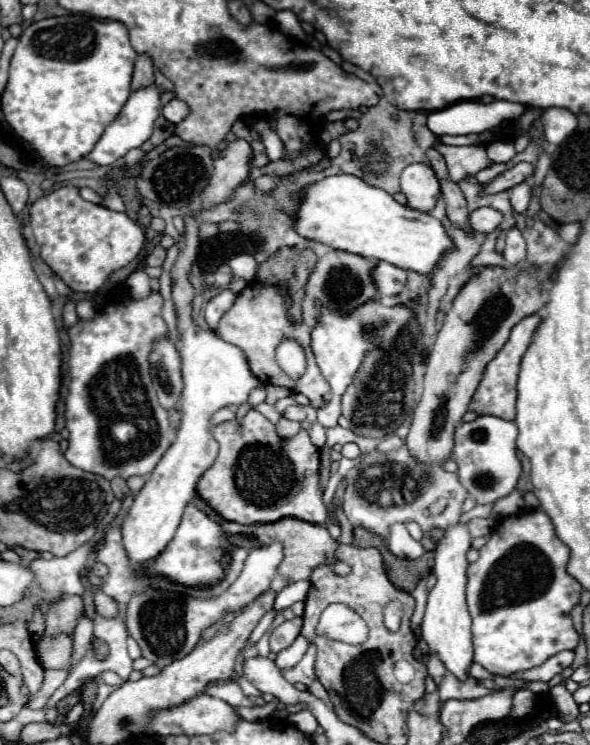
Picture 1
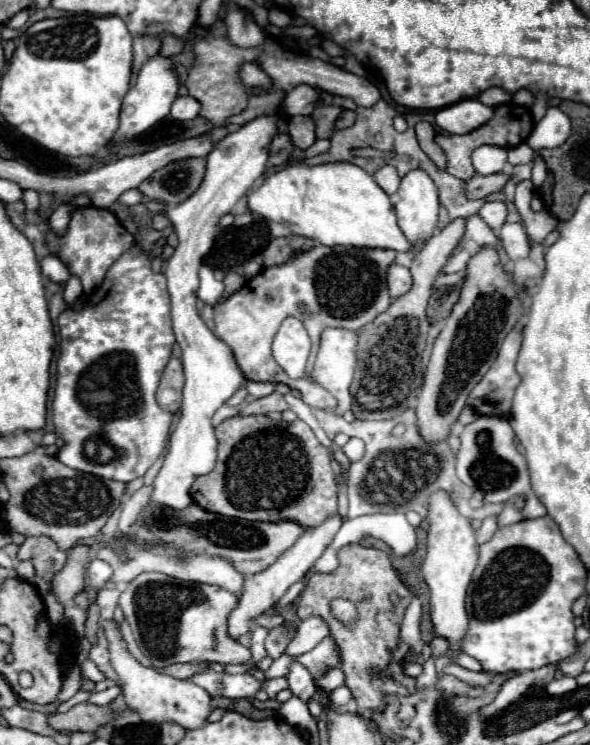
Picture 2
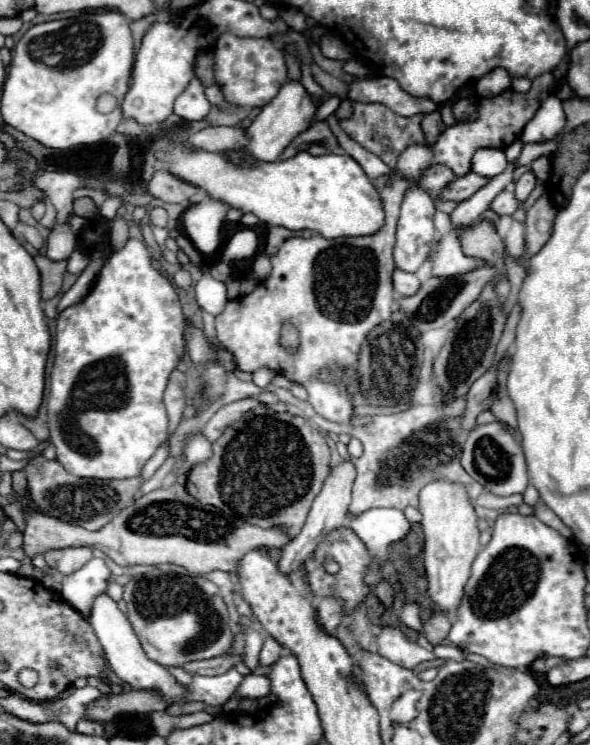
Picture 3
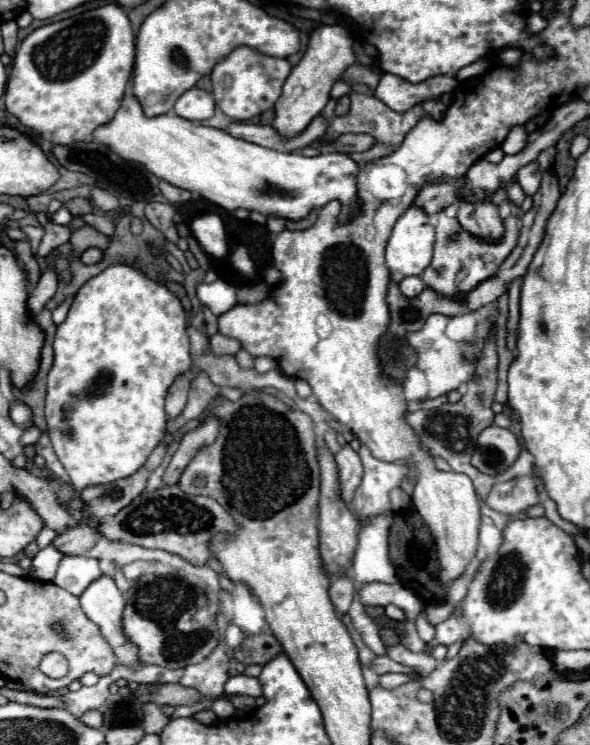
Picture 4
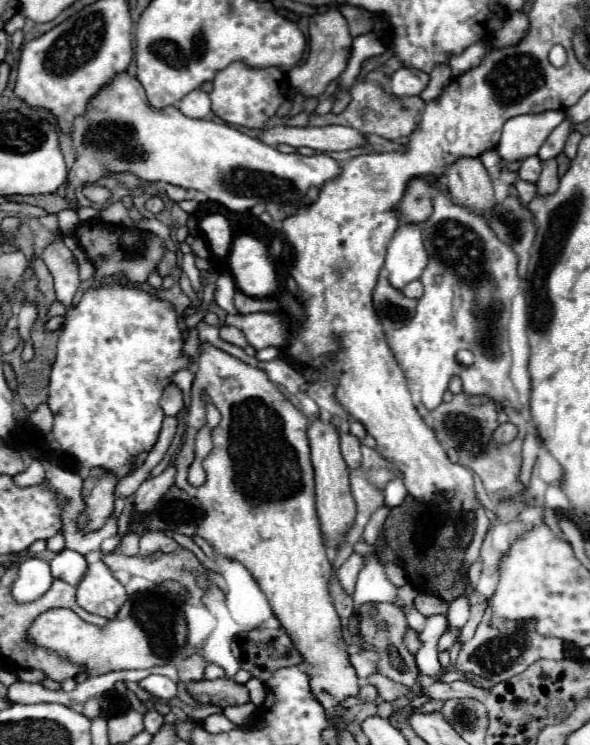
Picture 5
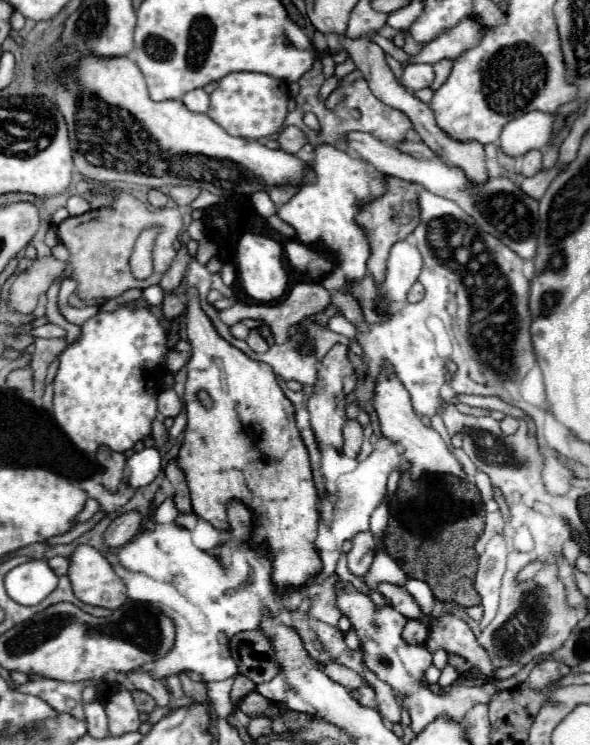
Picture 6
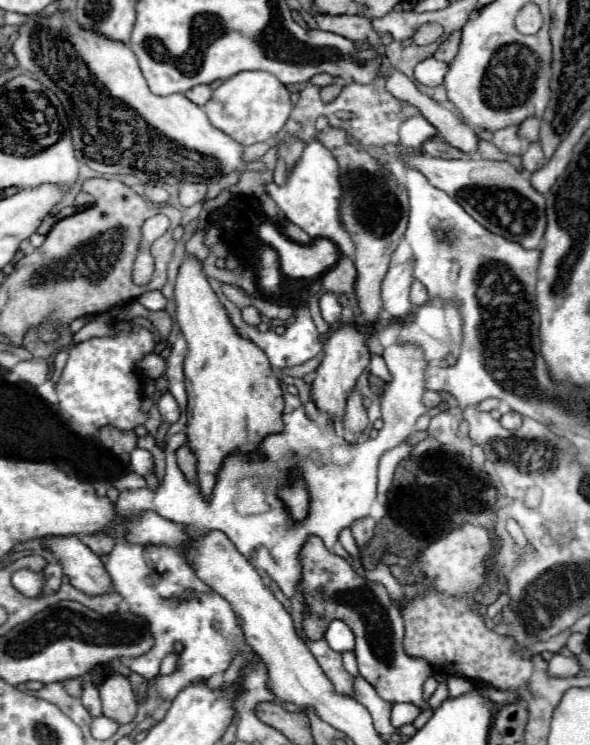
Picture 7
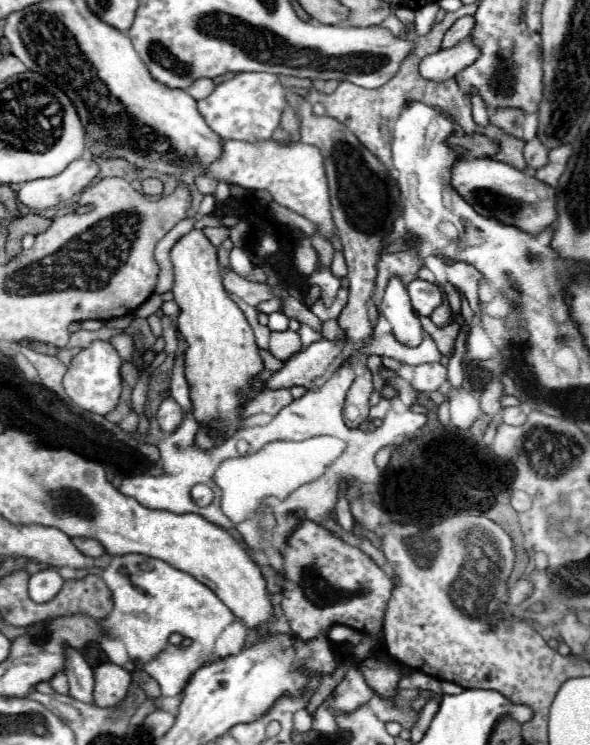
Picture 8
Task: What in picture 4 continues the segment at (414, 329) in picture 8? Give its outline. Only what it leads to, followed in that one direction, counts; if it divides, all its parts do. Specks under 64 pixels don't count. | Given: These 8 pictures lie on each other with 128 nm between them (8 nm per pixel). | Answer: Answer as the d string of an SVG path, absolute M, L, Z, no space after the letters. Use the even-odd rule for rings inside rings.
M416 204L398 218L386 246L386 264L394 280L418 276L430 264L434 228L426 224L428 214Z

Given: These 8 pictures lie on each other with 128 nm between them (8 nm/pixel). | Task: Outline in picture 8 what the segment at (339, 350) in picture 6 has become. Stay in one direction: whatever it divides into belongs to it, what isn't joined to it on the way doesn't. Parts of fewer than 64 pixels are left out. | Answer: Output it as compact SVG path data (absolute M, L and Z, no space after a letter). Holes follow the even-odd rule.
M296 96L296 102L302 114L302 128L300 128L302 142L318 146L320 152L324 154L324 166L330 184L332 216L348 264L350 298L346 308L338 316L340 338L350 346L368 344L378 320L374 294L376 294L380 254L388 246L392 224L400 212L400 190L396 182L390 178L384 164L368 148L364 148L360 140L356 140L356 136L348 128L344 128L344 124L328 116L314 116L312 106L304 102L304 98L300 96Z

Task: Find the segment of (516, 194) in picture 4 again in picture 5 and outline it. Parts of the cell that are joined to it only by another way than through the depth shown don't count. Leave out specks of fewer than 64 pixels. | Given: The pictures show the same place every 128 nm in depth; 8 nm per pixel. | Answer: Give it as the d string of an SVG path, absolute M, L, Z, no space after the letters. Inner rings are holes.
M516 180L516 192L520 196L520 200L524 204L528 204L534 196L536 196L536 184L530 184L530 182L524 182L524 180Z

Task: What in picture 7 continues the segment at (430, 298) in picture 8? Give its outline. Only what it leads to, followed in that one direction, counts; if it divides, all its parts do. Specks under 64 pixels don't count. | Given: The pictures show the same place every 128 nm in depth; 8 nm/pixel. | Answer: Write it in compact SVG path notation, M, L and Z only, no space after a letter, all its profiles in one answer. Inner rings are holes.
M414 282L414 284L412 284L410 302L412 302L414 306L422 306L422 304L428 302L428 292L426 292L426 288L424 288L420 282Z

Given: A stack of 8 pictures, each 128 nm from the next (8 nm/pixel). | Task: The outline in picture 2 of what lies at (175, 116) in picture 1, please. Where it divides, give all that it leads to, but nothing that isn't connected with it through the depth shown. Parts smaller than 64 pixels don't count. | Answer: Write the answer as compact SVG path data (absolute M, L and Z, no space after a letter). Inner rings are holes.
M182 96L182 98L174 100L170 116L178 122L186 122L186 120L194 120L198 116L198 112L200 112L198 100L194 100L192 96Z

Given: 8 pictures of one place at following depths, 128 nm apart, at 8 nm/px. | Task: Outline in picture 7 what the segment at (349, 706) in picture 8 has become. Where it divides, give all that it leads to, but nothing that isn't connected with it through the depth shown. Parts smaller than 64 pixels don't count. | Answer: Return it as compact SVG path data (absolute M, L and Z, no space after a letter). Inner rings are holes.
M310 538L304 544L300 562L304 570L302 594L310 610L310 616L304 618L306 636L310 640L320 638L326 632L326 626L340 618L356 636L356 660L360 676L364 676L384 700L392 704L408 702L418 706L420 712L426 712L428 700L424 700L422 694L424 680L430 676L432 666L426 660L408 656L404 652L404 618L400 616L400 608L388 598L384 586L360 578L346 560L328 552L320 538Z

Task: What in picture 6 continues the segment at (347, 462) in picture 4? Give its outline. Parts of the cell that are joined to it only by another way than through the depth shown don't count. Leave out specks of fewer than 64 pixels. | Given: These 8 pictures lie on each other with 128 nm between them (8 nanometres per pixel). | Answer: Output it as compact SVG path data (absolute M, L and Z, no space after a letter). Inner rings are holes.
M348 420L344 424L344 454L356 458L362 446L362 428L356 420Z

